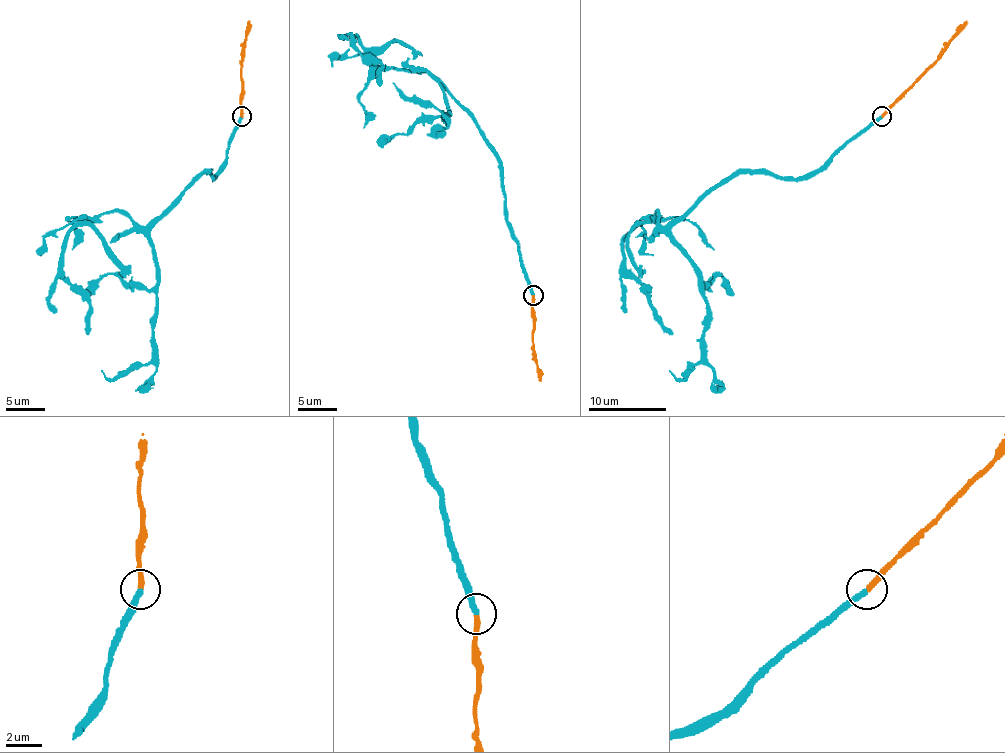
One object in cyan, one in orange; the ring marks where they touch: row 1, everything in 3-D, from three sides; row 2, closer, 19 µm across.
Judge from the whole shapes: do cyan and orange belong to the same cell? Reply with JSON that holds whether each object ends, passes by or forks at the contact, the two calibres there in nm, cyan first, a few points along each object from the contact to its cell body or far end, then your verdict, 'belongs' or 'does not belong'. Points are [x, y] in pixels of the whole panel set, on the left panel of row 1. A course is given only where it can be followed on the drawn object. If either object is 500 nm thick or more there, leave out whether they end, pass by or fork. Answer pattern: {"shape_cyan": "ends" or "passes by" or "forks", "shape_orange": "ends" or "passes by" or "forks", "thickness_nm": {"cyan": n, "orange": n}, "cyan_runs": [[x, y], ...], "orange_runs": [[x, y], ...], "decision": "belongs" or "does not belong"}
{"shape_cyan": "ends", "shape_orange": "ends", "thickness_nm": {"cyan": 320, "orange": 260}, "cyan_runs": [[242, 115], [213, 178], [207, 172], [150, 226], [106, 211], [65, 238], [63, 277], [90, 306], [86, 334]], "orange_runs": [[242, 115], [242, 45], [250, 20]], "decision": "belongs"}

